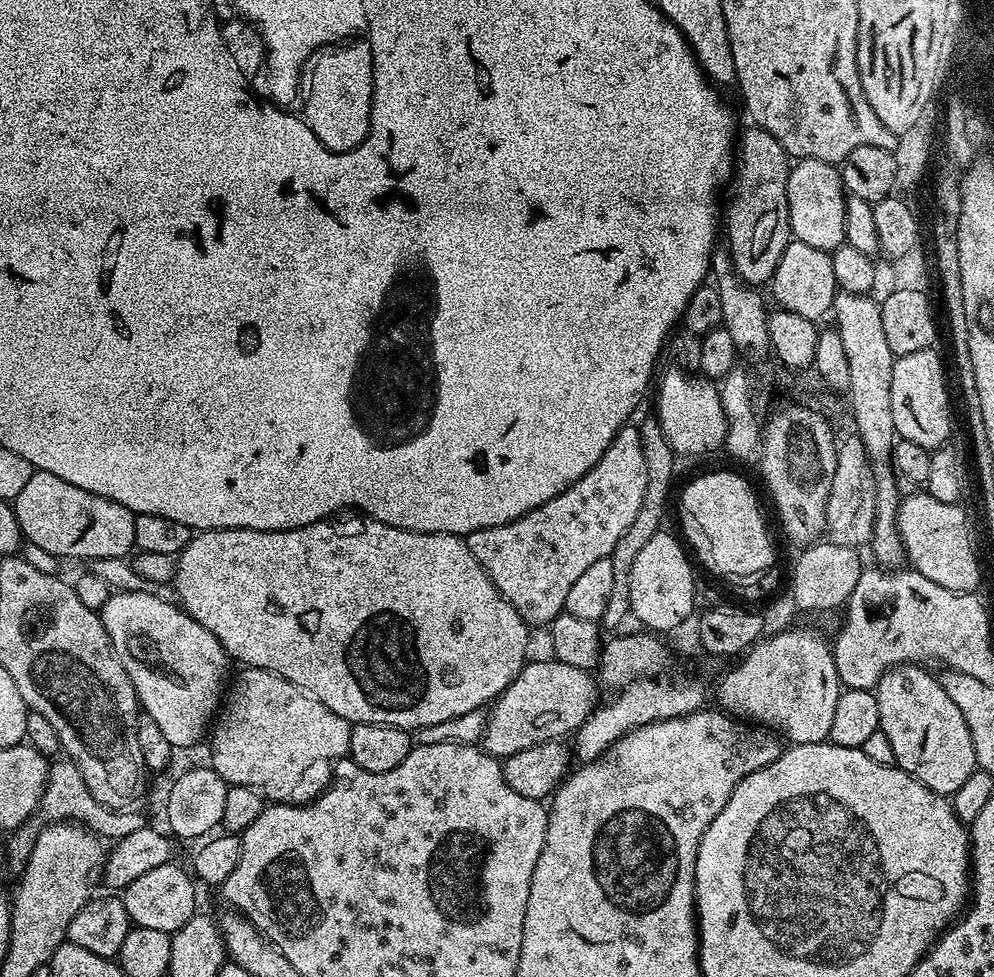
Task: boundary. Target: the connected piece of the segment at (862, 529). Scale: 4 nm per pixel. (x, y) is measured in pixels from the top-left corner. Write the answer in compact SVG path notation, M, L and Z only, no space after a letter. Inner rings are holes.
M849 433L837 445L834 479L827 498L825 531L827 539L836 545L847 548L860 548L872 538L874 526L875 499L877 498L872 465L865 454L865 446L859 435Z

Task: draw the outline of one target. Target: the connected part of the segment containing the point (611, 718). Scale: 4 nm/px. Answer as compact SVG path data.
M643 631L634 635L613 635L613 640L603 645L600 653L600 662L598 665L598 676L610 691L616 692L608 701L601 703L593 712L582 722L582 726L576 729L574 741L574 756L577 761L587 762L597 760L608 751L608 747L618 738L622 738L628 732L632 732L638 726L653 724L659 720L669 720L685 716L691 712L701 711L704 704L704 684L700 680L695 680L692 676L680 676L676 680L676 661L673 649L663 644L663 639L654 635L651 631Z

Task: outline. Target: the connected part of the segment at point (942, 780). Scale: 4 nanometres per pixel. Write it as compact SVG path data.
M899 664L897 668L889 668L884 677L876 683L874 691L878 702L880 731L886 734L890 746L894 749L895 767L901 768L903 772L909 772L918 782L922 782L927 788L937 792L938 795L951 797L952 793L958 790L958 786L962 786L962 782L966 782L966 778L970 778L970 774L977 771L974 742L970 742L970 730L966 730L966 718L962 718L958 706L954 706L954 702L947 696L946 690L942 690L939 679L935 675L931 676L928 672L931 671L927 667L918 664Z

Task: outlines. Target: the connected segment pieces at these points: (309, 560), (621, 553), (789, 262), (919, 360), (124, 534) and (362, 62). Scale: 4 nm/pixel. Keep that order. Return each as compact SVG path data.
M340 514L335 518L319 520L301 528L285 532L259 532L249 528L210 528L193 535L192 541L176 557L174 596L185 612L194 618L224 648L224 653L240 666L261 668L278 674L302 691L309 692L334 714L353 724L389 724L395 728L415 730L426 726L438 726L450 722L462 714L477 712L491 705L503 694L506 686L518 678L529 659L529 624L502 598L502 594L490 582L486 570L470 554L470 546L463 536L451 536L445 532L411 532L394 526L386 526L363 514Z
M649 416L643 423L639 423L640 437L642 438L643 453L645 455L647 470L646 495L642 500L642 507L638 510L638 515L631 522L626 533L618 538L618 543L609 556L613 567L613 589L610 590L609 601L606 602L606 609L603 611L603 618L600 621L603 629L610 629L610 632L618 629L620 622L627 614L631 613L630 608L630 571L633 570L634 561L638 558L638 553L643 549L650 538L663 527L662 520L666 514L668 496L674 478L674 462L676 455L672 447L669 446L668 439L665 438L660 422L654 416Z
M793 238L786 250L782 250L778 270L774 270L770 281L771 288L777 309L790 314L802 314L802 318L817 322L823 321L823 316L832 312L832 303L838 291L831 255L822 250L814 250L814 246L806 246L806 242Z
M935 347L914 350L914 354L893 359L894 378L890 382L890 403L894 409L894 426L899 439L918 442L918 446L935 450L952 437L952 404L948 401L948 384L944 381L944 364Z
M33 471L30 482L26 482L26 487L22 489L22 494L16 496L14 507L21 537L56 557L69 556L72 560L91 562L102 558L127 557L136 548L134 522L137 513L110 498L102 498L102 494L90 494L90 490L82 490L82 486L70 486L70 482L58 478L58 474Z
M353 38L347 42L327 44L314 50L304 64L302 77L302 119L310 126L314 138L332 152L354 150L368 136L372 125L372 45L364 38Z

